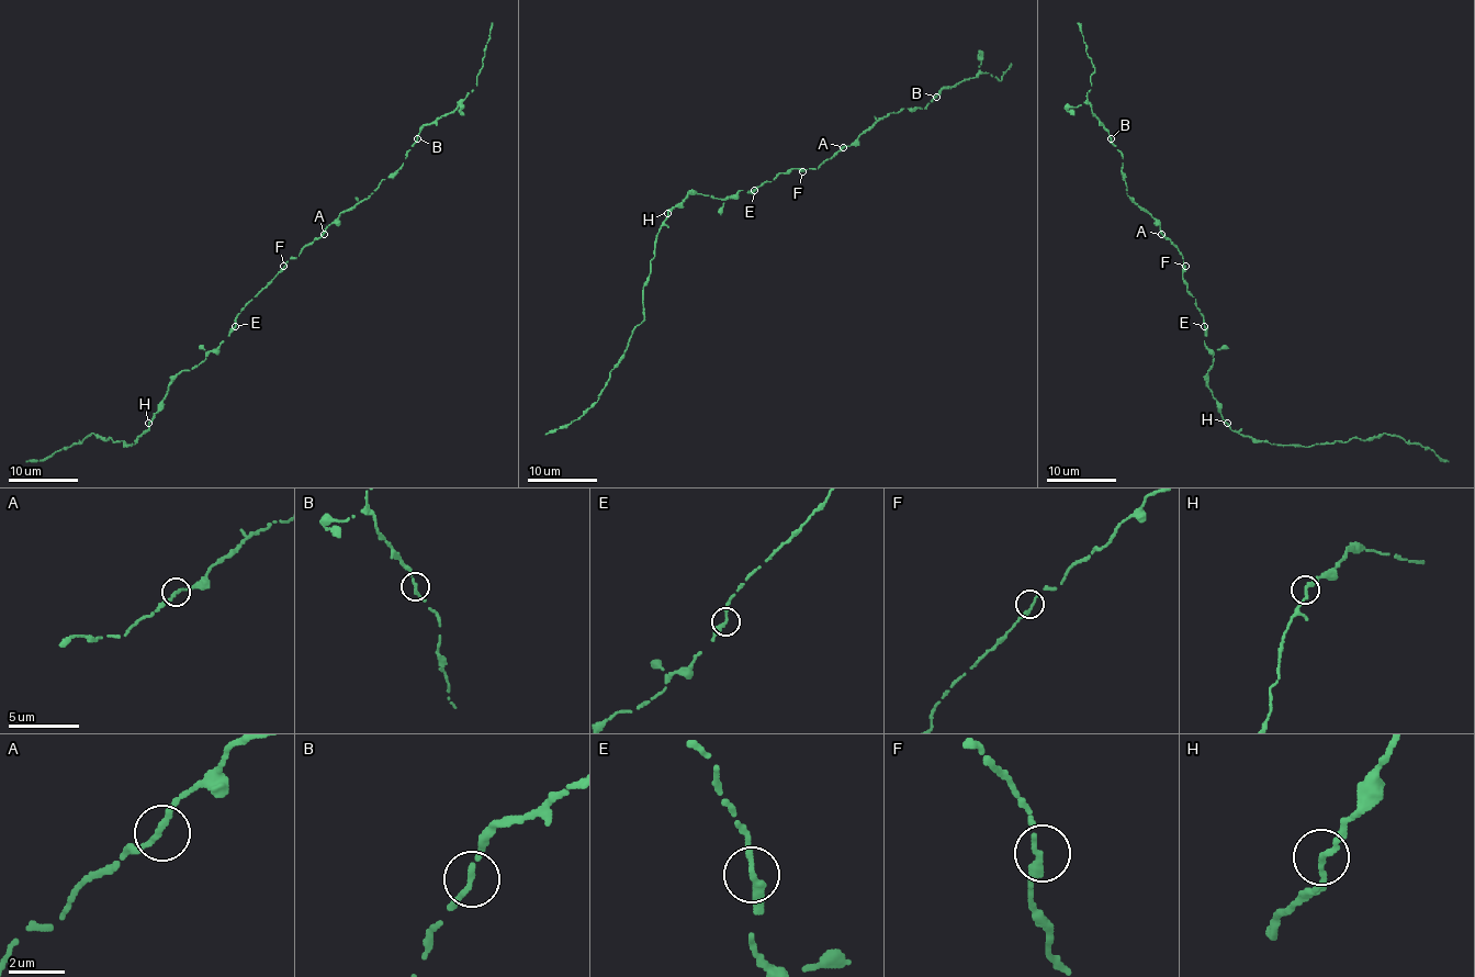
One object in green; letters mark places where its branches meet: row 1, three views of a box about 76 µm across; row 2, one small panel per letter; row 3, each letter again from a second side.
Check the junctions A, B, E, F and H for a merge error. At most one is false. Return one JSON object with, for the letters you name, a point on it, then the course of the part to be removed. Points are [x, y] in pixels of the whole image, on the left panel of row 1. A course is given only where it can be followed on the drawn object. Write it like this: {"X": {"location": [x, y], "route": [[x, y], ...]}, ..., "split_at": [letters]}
{"split_at": []}

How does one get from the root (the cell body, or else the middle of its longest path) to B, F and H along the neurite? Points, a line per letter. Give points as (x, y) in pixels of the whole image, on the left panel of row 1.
B: (236, 314), (286, 260), (299, 255), (342, 212), (366, 200), (384, 179), (391, 177), (417, 138)
F: (236, 314), (283, 266)
H: (236, 314), (235, 328), (203, 361), (176, 375), (160, 410), (148, 422)

